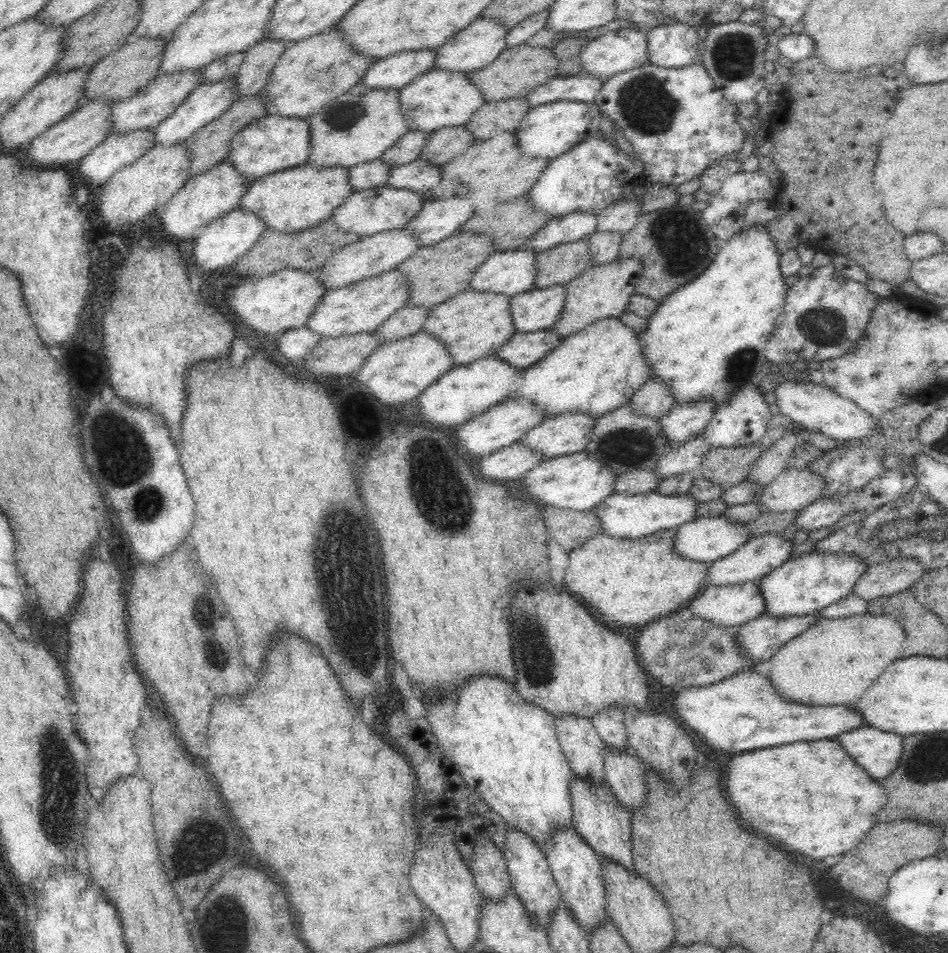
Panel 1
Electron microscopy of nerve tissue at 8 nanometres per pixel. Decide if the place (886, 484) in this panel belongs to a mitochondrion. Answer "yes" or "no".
no

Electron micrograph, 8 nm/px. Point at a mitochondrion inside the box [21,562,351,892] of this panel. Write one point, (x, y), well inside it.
(55, 769)

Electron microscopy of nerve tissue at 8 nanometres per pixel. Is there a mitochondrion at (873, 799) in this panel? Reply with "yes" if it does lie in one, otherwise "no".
no

